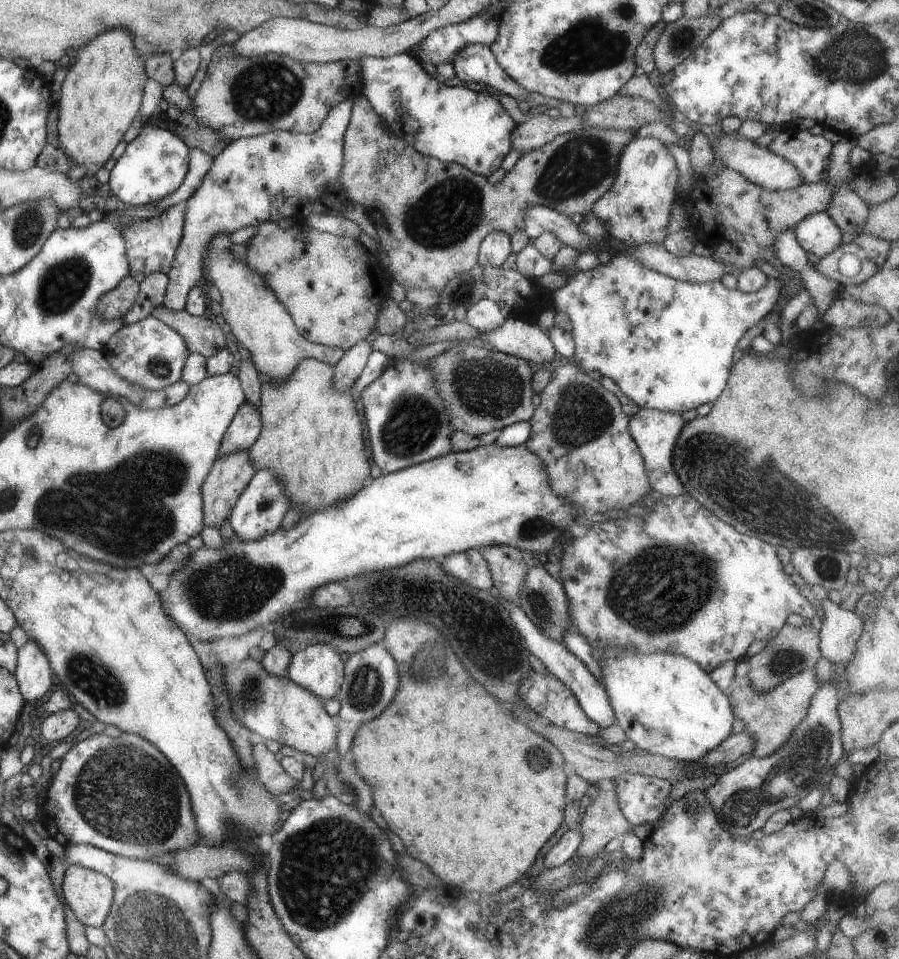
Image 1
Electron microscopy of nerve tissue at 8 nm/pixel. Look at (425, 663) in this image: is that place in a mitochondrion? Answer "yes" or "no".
yes

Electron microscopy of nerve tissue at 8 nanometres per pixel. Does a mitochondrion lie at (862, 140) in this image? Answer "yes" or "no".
no

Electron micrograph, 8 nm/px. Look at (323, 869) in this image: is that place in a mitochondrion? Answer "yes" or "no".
yes

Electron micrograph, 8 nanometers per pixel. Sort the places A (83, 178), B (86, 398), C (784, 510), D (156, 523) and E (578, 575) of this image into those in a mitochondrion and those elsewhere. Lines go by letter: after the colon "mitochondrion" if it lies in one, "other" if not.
A: other
B: other
C: mitochondrion
D: mitochondrion
E: other

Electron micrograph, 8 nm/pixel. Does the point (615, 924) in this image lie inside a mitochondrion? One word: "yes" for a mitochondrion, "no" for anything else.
yes

